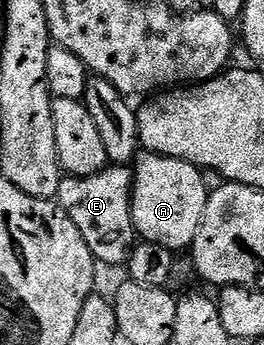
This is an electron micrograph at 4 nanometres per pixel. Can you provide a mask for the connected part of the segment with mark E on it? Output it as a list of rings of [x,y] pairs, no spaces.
[[[109,165],[91,175],[89,179],[64,177],[58,185],[55,202],[78,225],[82,241],[90,245],[90,253],[97,264],[123,268],[138,242],[134,217],[132,216],[133,172],[124,165]]]

